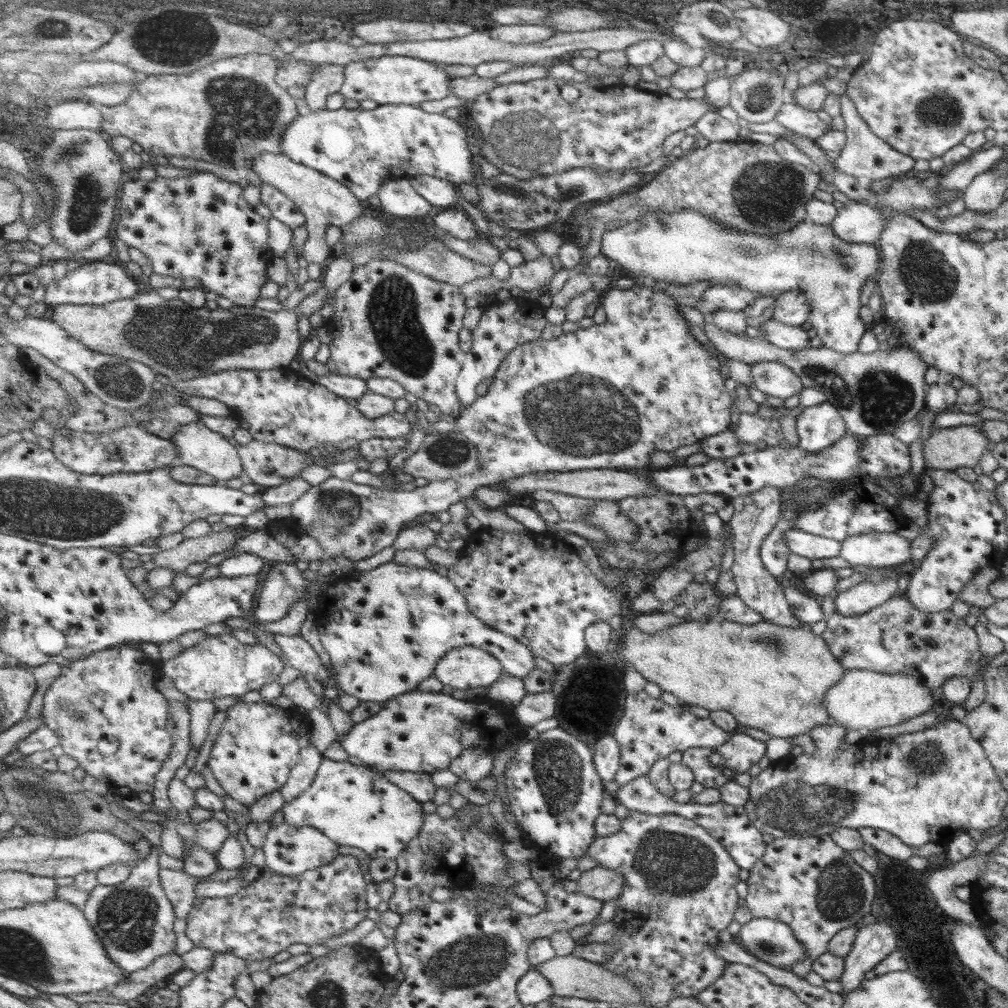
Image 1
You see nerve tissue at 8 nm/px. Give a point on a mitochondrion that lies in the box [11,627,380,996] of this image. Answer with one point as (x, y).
(128, 916)

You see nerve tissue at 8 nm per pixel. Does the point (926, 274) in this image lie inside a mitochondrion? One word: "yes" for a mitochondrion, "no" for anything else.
yes

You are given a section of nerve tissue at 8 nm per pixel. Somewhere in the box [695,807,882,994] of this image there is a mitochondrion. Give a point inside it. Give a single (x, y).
(840, 893)

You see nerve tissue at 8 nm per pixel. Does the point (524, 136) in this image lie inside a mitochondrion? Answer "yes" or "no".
yes

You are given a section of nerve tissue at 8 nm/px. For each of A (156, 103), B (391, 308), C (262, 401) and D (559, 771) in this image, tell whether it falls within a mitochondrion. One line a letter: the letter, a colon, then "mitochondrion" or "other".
A: other
B: mitochondrion
C: other
D: mitochondrion

